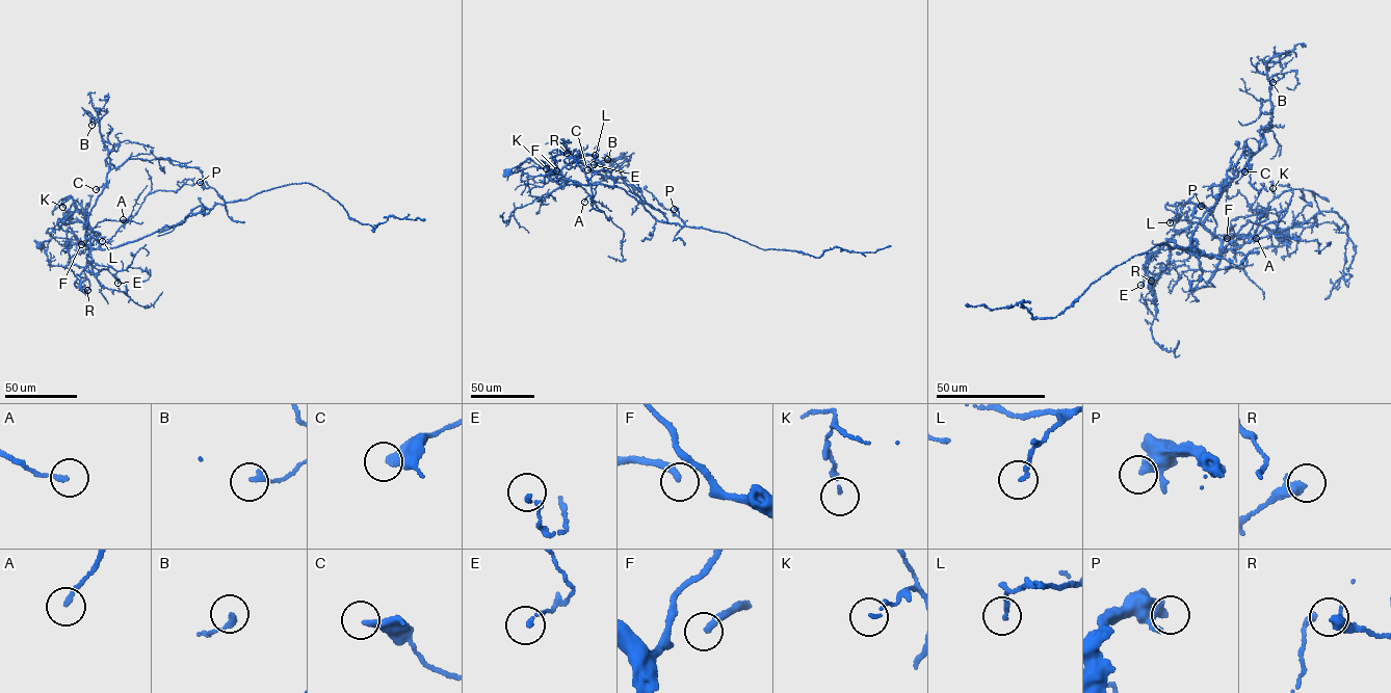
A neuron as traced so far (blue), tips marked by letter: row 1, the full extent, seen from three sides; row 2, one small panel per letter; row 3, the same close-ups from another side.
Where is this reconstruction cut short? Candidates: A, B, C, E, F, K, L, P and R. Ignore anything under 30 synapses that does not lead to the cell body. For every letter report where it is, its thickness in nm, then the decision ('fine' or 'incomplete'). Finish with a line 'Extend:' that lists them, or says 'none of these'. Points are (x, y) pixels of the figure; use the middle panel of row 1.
A: at (584, 202); 150 nm thick; fine
B: at (607, 159); 200 nm thick; fine
C: at (587, 169); 380 nm thick; incomplete
E: at (594, 164); 150 nm thick; fine
F: at (556, 170); 240 nm thick; fine
K: at (546, 168); 100 nm thick; fine
L: at (595, 155); 140 nm thick; fine
P: at (674, 209); 340 nm thick; fine
R: at (567, 153); 420 nm thick; fine
Extend: C

